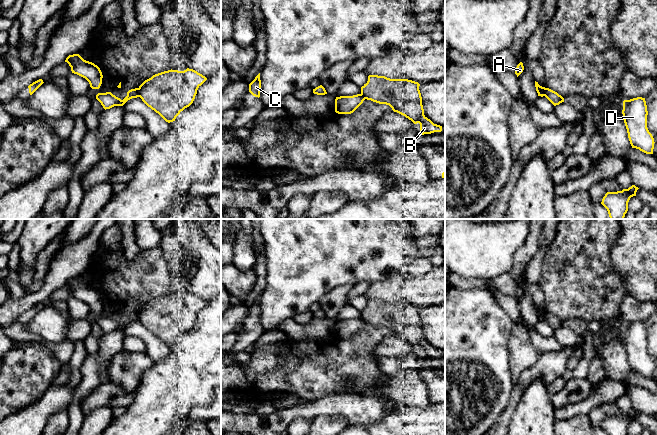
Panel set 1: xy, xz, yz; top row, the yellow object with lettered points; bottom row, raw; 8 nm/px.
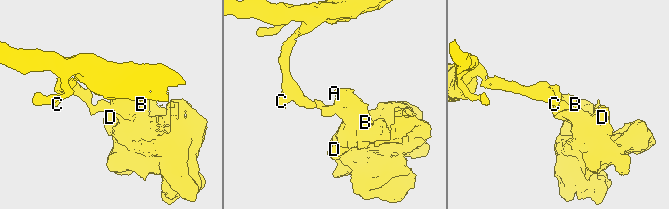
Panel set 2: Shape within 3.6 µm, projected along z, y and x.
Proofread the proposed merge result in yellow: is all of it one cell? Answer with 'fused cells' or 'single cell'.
fused cells

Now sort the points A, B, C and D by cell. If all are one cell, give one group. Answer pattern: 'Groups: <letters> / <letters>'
Groups: A B D / C

